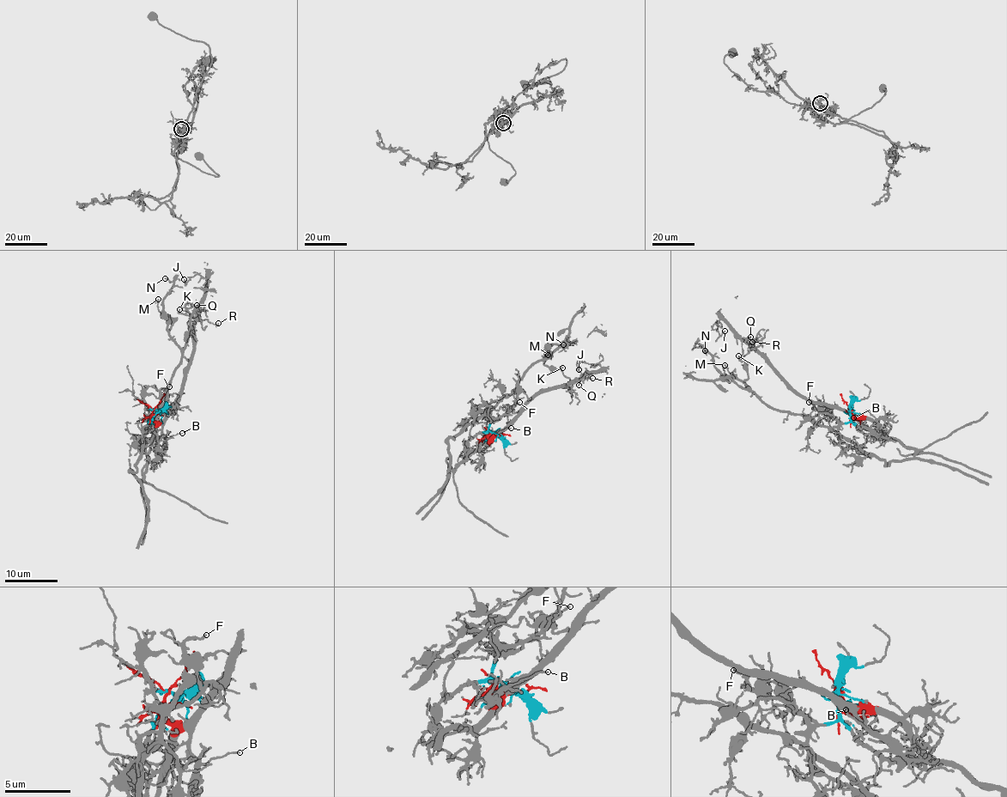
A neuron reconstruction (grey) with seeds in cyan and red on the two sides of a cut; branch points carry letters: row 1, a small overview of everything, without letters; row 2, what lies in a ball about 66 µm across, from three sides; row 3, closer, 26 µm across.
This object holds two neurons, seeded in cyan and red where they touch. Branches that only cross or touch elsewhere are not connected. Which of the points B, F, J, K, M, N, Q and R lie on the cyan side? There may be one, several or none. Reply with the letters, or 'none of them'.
F, M, N

